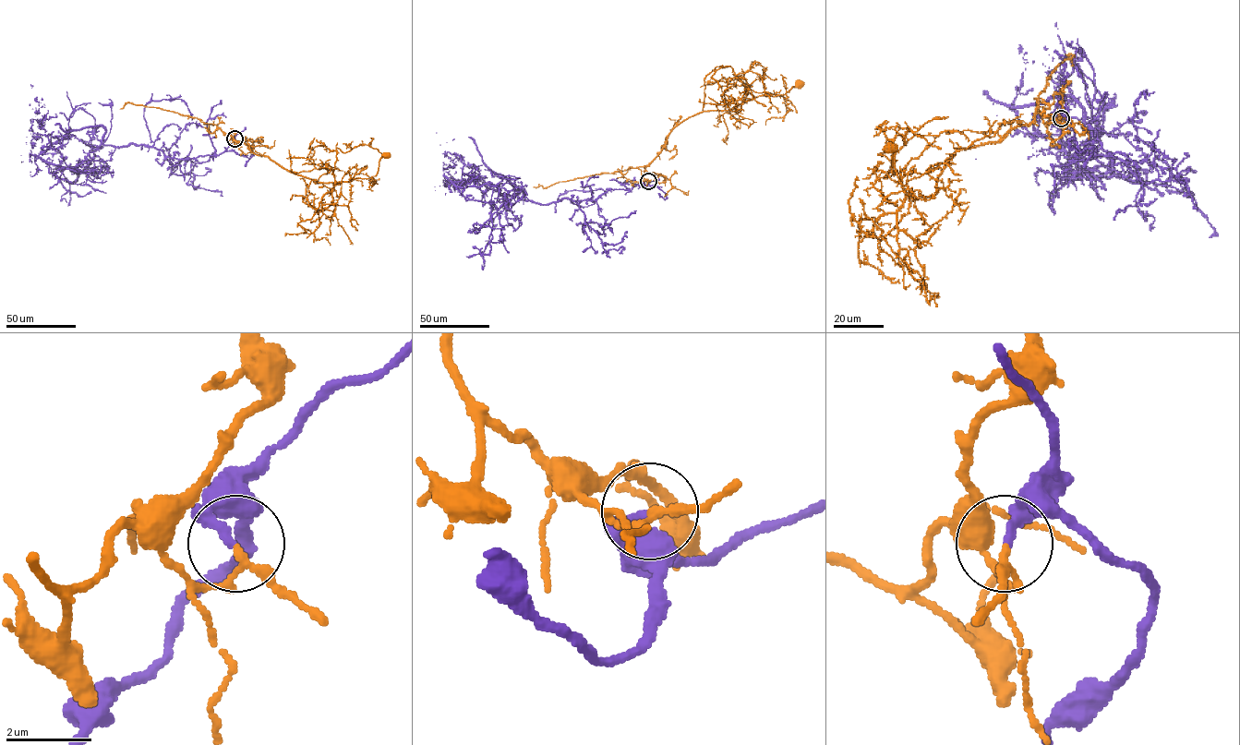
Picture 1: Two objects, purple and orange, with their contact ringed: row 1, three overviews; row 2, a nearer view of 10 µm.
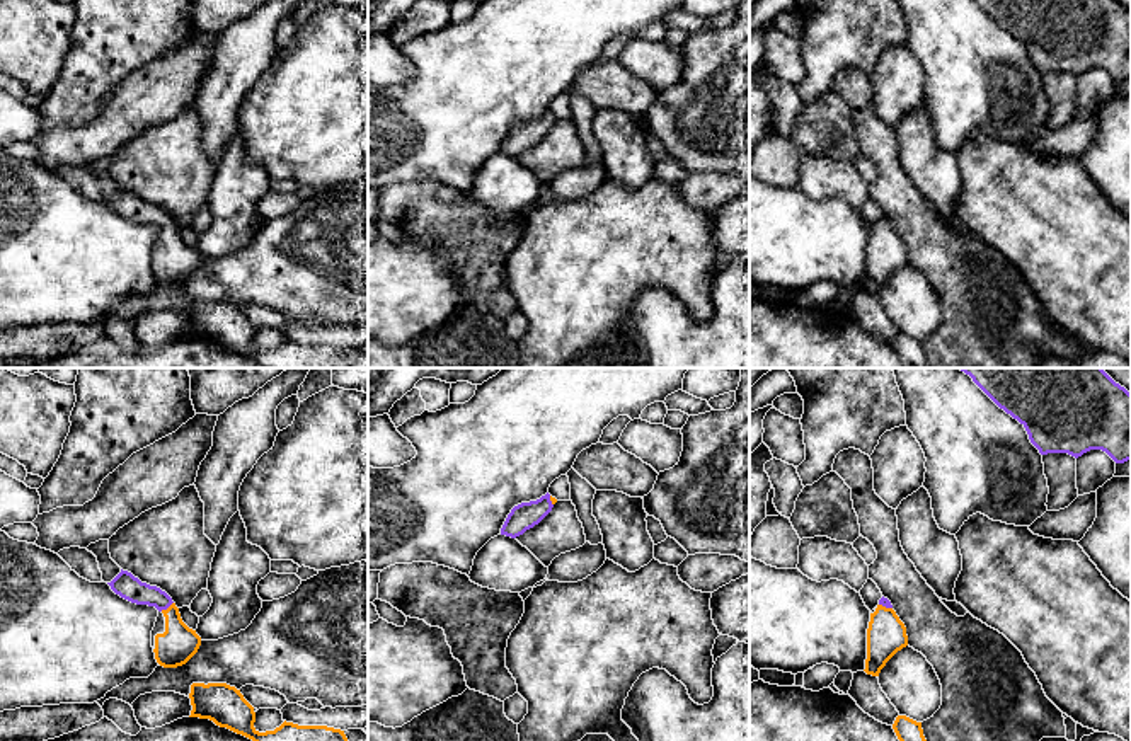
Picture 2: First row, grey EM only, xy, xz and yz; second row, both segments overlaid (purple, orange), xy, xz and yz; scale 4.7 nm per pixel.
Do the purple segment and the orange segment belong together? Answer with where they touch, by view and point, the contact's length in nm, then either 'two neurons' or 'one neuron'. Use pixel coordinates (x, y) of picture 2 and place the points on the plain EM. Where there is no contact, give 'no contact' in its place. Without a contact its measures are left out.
meets purple in xy at (166, 227); contact 80 nm long; two neurons

